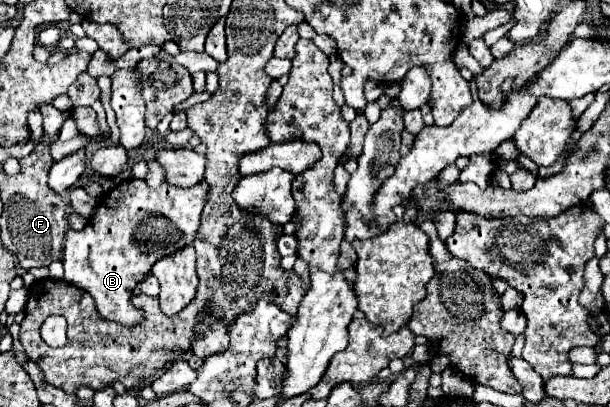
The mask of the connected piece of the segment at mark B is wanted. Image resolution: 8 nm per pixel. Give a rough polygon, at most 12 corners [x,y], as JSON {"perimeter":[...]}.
{"perimeter":[[205,181],[123,183],[67,231],[63,279],[105,321],[139,325],[133,289],[193,243]]}

